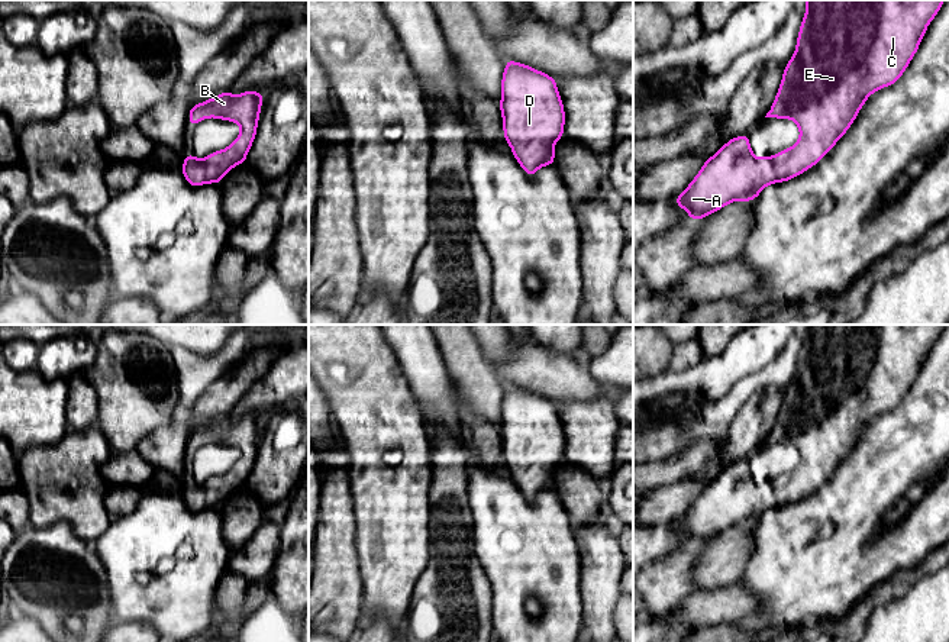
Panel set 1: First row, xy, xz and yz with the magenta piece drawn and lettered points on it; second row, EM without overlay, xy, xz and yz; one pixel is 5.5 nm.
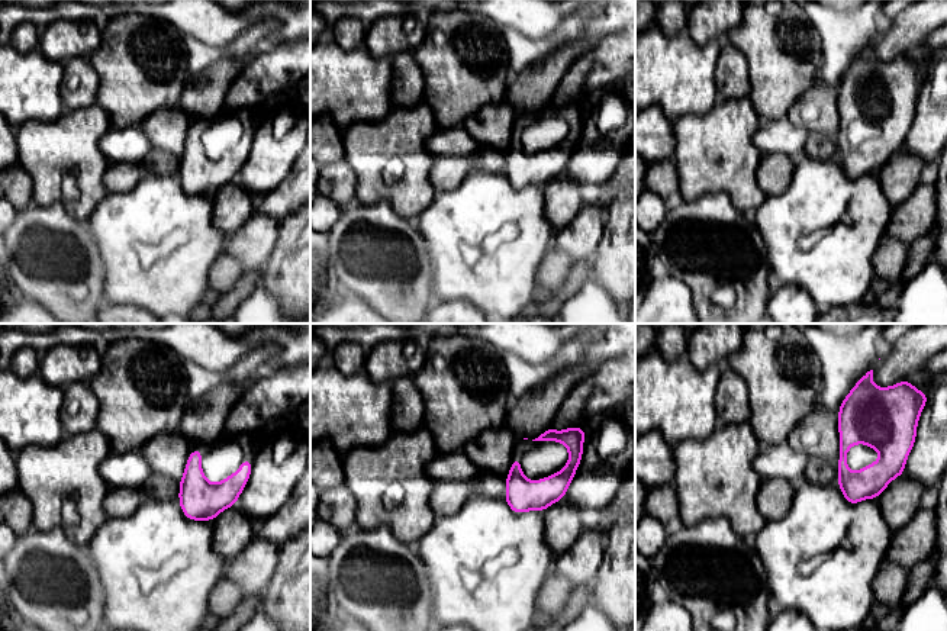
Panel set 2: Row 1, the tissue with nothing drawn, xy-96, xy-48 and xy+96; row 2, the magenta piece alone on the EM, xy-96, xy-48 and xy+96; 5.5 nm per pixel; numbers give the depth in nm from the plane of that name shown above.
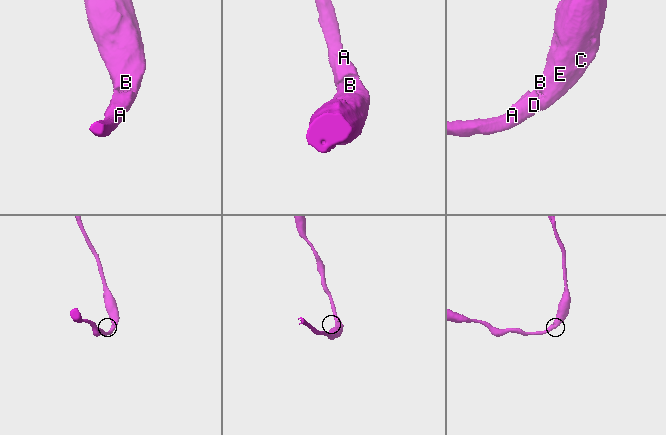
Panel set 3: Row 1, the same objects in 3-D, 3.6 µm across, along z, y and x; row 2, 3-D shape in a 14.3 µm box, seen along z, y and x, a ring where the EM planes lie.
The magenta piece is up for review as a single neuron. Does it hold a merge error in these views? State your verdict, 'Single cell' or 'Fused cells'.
Single cell

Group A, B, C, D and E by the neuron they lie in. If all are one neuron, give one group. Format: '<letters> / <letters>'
A B C D E

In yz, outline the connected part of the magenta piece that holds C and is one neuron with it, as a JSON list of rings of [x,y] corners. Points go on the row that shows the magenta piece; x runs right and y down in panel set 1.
[[[806,0],[807,10],[795,51],[784,68],[781,86],[765,116],[794,120],[800,129],[798,141],[772,157],[756,158],[748,133],[732,138],[704,161],[688,187],[674,199],[675,204],[690,214],[688,220],[701,220],[732,201],[753,201],[766,185],[793,180],[814,167],[848,132],[868,97],[901,78],[943,3],[945,0]]]

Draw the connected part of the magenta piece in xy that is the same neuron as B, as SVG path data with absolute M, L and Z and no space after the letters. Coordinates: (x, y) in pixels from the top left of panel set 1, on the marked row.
M227 90L204 103L193 104L188 112L190 126L198 125L206 117L216 117L238 123L241 133L227 148L210 152L203 159L187 152L180 171L191 187L207 183L219 184L233 167L246 162L246 155L256 136L264 96L252 90L232 96Z

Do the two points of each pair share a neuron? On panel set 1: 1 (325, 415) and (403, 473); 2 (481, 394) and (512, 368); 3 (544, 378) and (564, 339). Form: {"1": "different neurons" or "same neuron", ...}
{"1": "different neurons", "2": "different neurons", "3": "different neurons"}

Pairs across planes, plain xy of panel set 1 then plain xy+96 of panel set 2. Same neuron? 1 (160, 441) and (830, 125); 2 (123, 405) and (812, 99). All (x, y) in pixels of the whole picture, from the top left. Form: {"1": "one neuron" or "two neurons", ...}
{"1": "one neuron", "2": "two neurons"}

